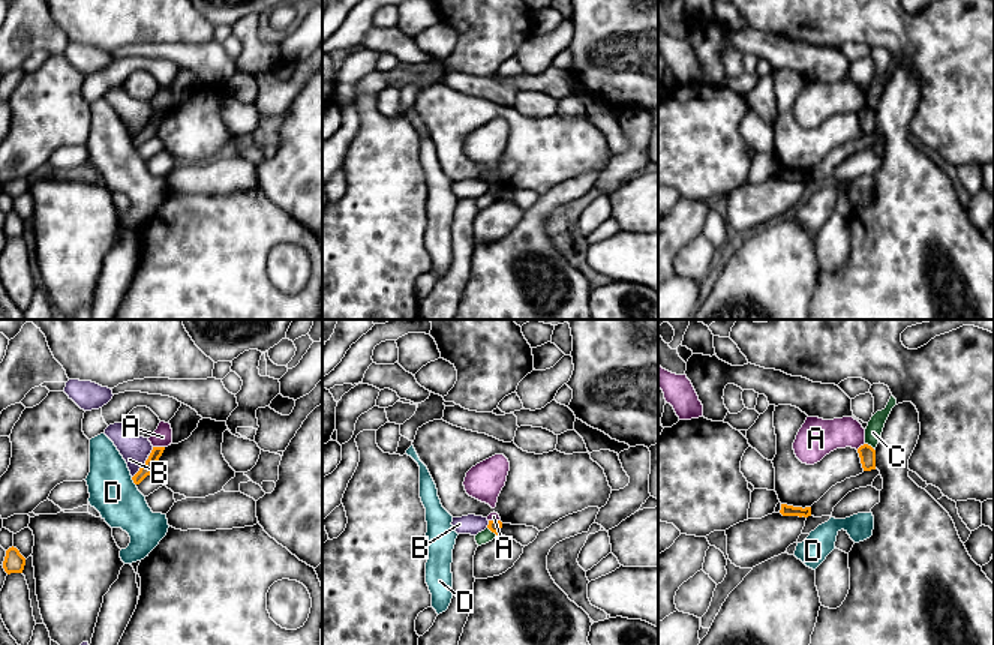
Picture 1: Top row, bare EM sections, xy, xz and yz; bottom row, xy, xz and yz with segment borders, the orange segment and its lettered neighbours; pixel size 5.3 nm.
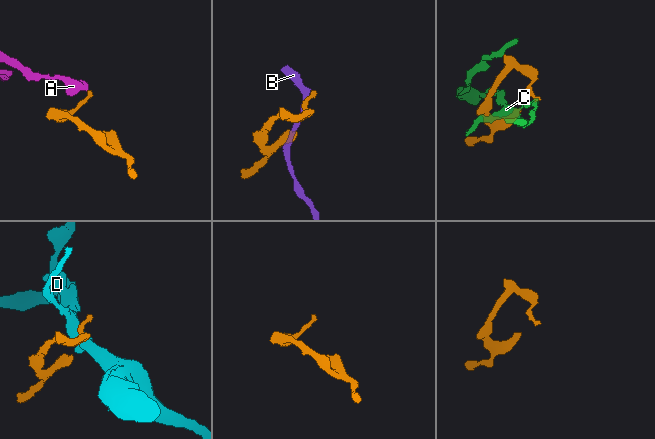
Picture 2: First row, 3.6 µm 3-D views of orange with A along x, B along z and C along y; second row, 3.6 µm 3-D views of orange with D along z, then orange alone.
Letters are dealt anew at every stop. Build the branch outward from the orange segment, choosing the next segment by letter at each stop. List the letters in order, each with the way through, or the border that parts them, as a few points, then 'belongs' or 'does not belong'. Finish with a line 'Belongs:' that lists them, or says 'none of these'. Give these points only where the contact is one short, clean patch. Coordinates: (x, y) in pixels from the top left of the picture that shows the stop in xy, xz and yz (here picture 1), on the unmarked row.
A: along xy (153, 110), (164, 111) | does not belong
B: does not belong
C: does not belong
D: along xy (131, 141), (135, 149) | does not belong
Belongs: none of these

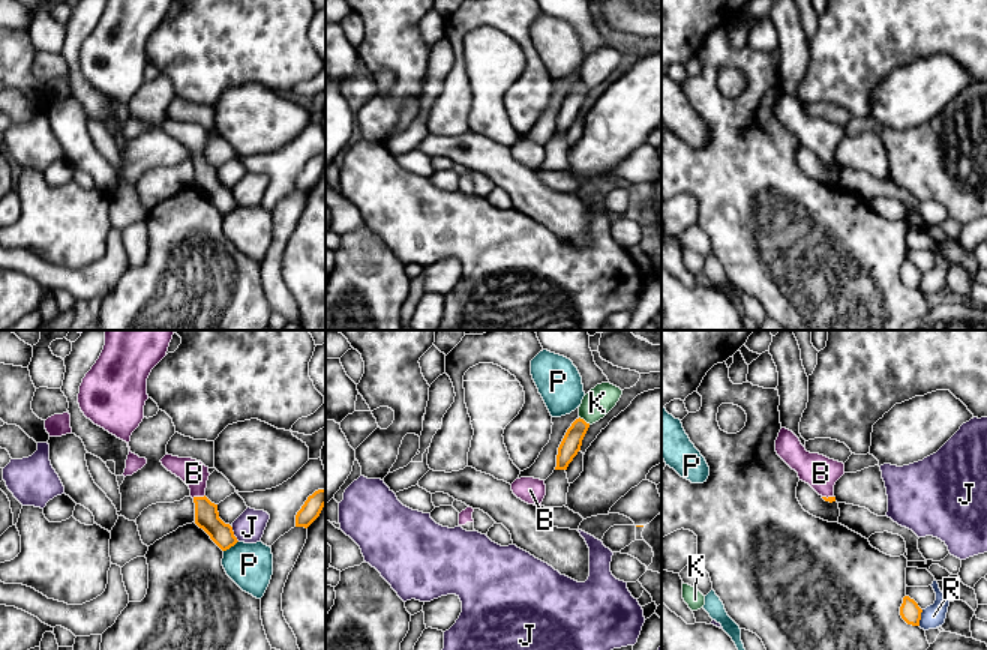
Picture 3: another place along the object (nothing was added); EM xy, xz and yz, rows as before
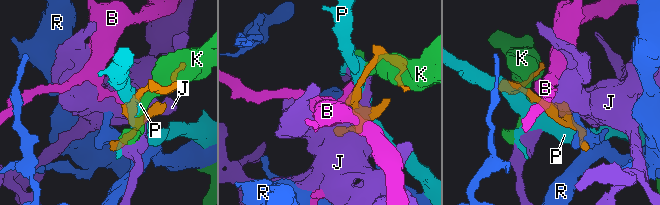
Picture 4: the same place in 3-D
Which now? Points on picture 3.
B: across xy (207, 182), (198, 161), (194, 137) | belongs
J: along xy (230, 189), (239, 204) | does not belong
K: does not belong
P: does not belong
R: along yz (923, 273), (918, 288) | does not belong
Belongs: B

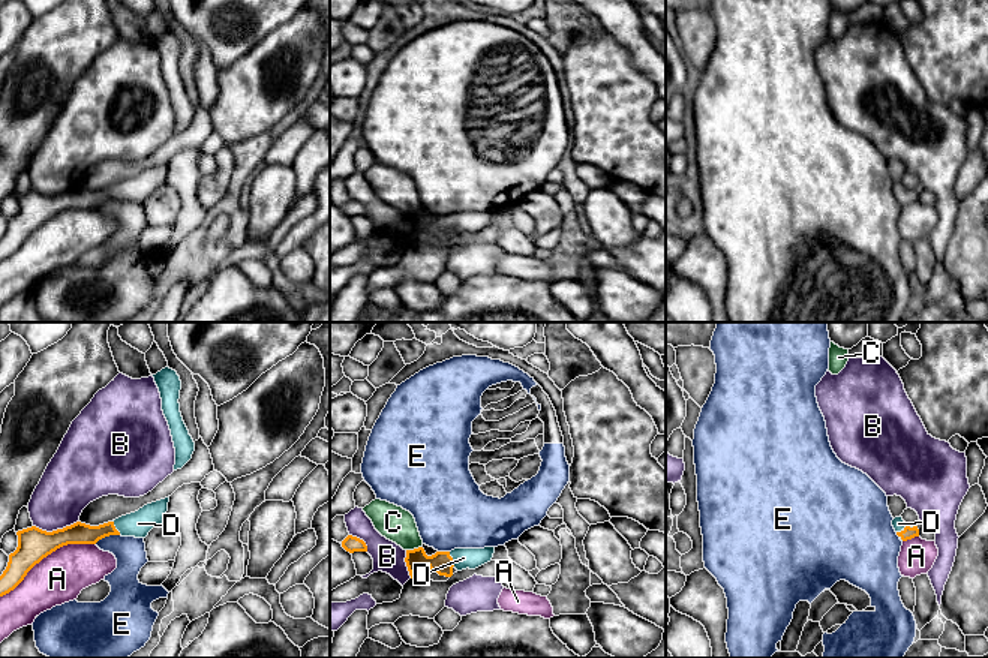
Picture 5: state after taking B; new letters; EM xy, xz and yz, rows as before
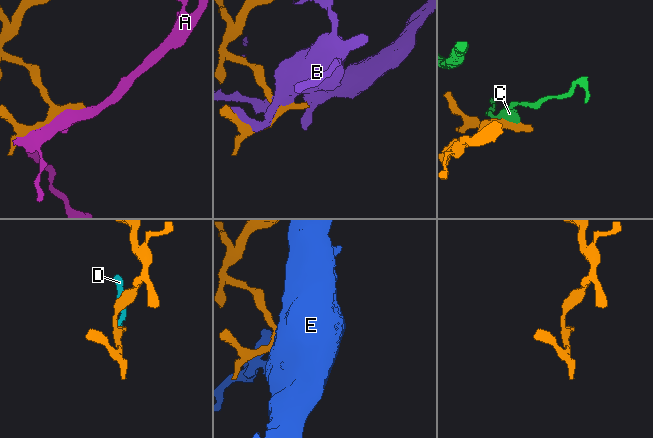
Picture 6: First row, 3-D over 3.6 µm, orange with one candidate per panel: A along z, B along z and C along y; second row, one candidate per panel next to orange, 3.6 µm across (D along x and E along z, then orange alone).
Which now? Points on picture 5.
A: does not belong
B: does not belong
C: does not belong
D: across yz (909, 197), (906, 191), (898, 188) | belongs
E: does not belong
Belongs: D

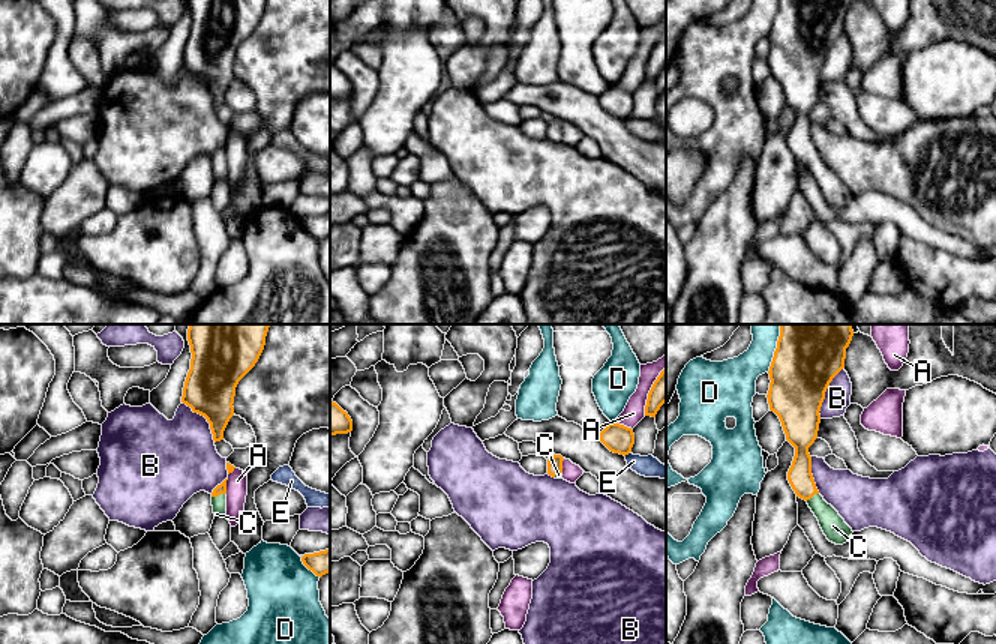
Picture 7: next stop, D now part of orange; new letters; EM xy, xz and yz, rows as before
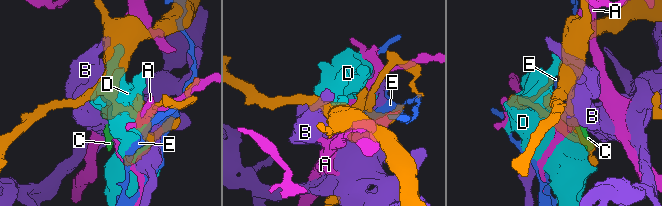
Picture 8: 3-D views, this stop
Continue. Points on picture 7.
A: does not belong
B: does not belong
C: across xy (221, 152), (218, 158), (219, 167) | belongs
D: does not belong
E: does not belong
Belongs: C

